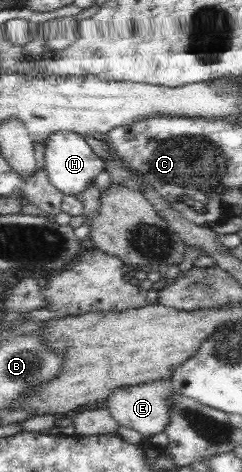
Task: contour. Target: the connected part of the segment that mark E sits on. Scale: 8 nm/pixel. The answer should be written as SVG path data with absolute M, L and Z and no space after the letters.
M168 380L121 387L113 390L111 396L105 399L105 408L117 423L117 427L135 430L146 439L164 432L165 426L169 424L169 398L175 393L176 388L171 387Z

